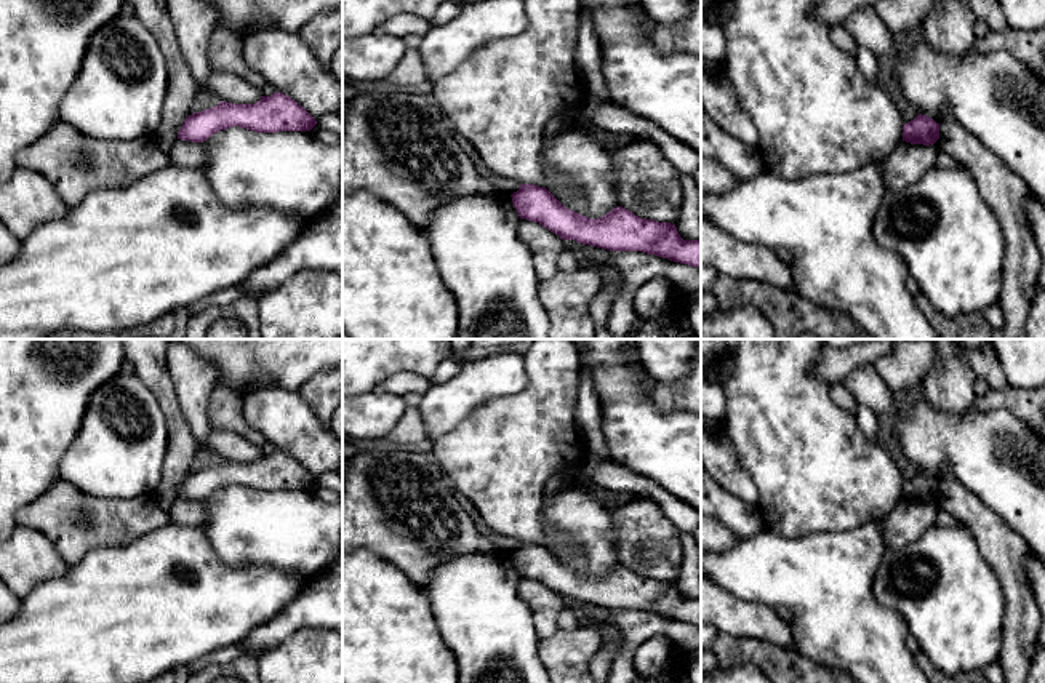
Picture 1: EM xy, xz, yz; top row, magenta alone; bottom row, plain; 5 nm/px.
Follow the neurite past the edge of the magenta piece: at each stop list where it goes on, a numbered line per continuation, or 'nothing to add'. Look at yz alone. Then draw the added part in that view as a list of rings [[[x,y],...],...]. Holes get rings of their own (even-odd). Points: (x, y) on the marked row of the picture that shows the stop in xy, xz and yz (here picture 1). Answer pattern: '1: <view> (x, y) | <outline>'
nothing to add

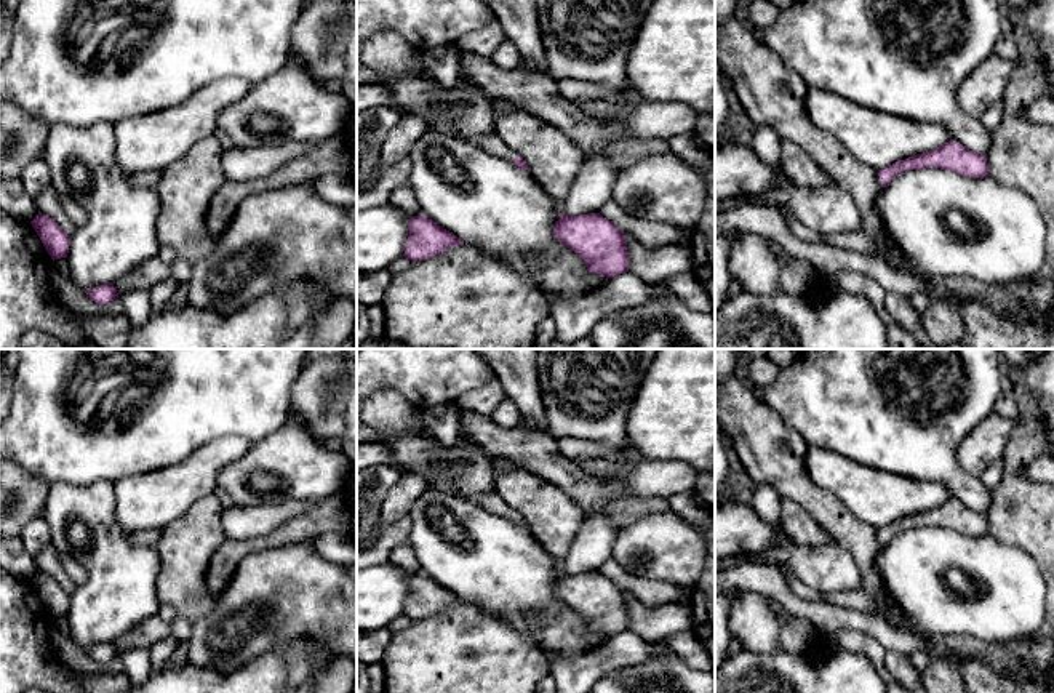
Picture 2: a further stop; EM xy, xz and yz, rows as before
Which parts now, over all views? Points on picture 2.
1: xz (491, 143) | [[[494,131],[478,141],[478,146],[491,155],[502,157],[513,163],[517,152],[510,149]]]

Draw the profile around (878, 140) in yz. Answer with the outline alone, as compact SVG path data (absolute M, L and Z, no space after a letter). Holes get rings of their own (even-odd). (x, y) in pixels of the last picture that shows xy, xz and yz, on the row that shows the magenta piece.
M808 88L806 109L817 128L832 133L854 158L875 171L934 150L952 139L942 125L862 107L817 88Z

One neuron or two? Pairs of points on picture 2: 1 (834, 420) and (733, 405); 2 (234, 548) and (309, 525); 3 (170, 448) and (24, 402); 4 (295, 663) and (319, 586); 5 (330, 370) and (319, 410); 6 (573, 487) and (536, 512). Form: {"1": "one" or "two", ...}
{"1": "two", "2": "one", "3": "one", "4": "one", "5": "one", "6": "two"}

